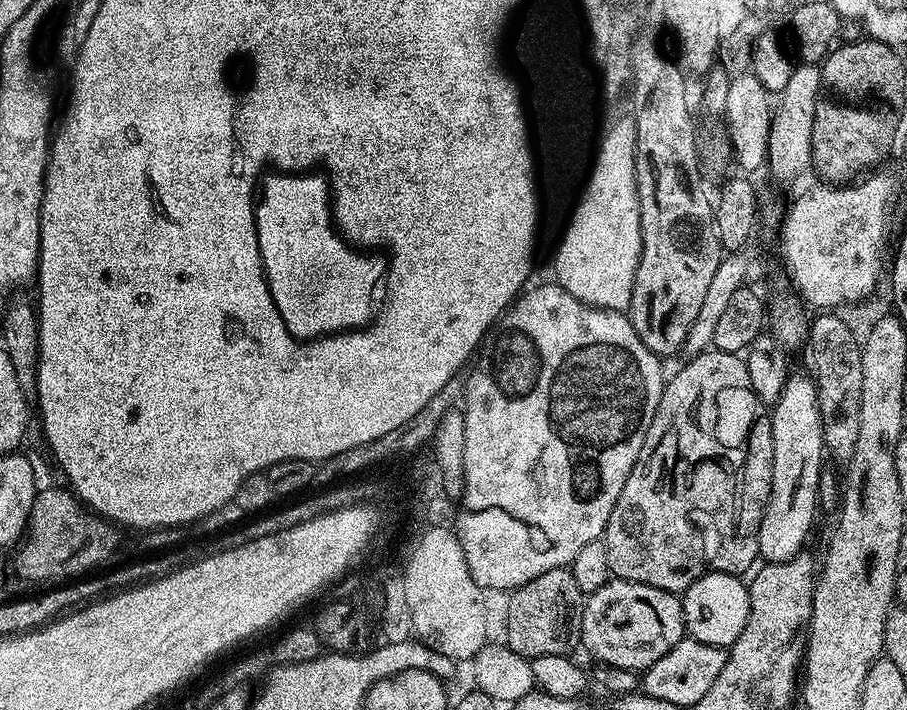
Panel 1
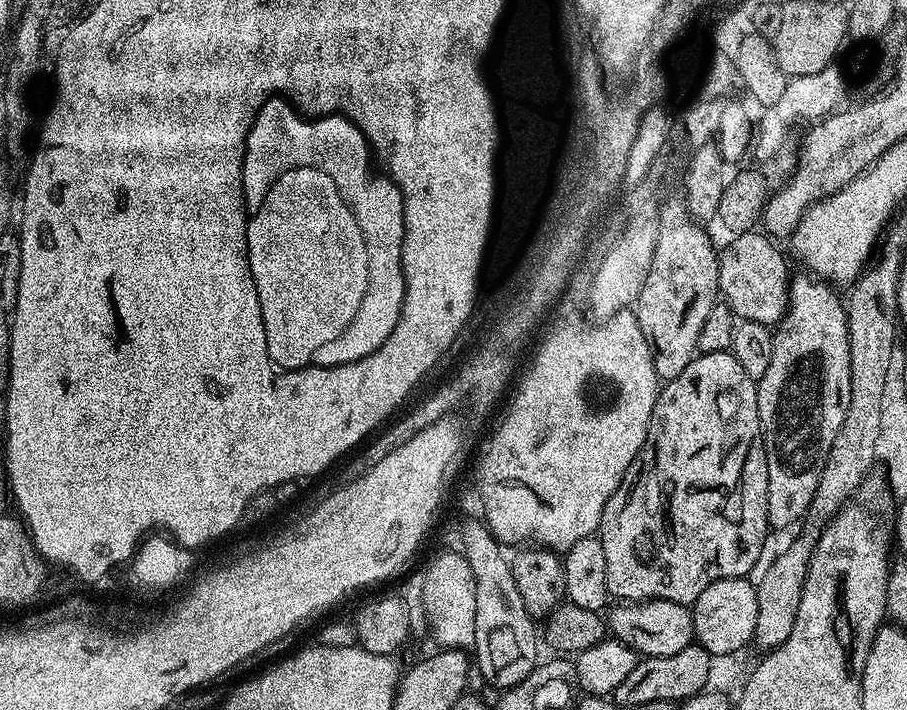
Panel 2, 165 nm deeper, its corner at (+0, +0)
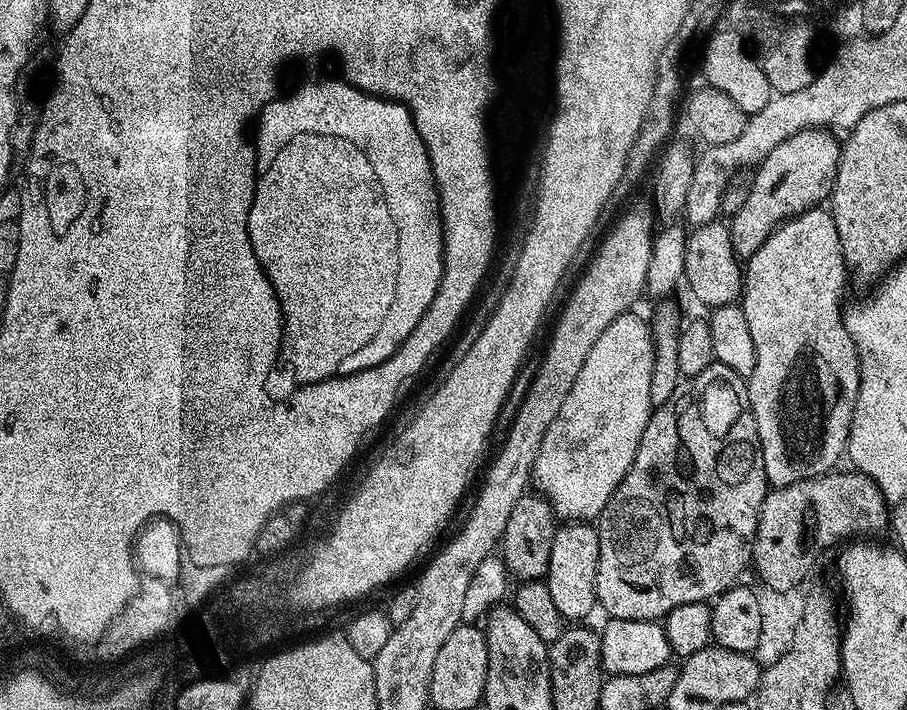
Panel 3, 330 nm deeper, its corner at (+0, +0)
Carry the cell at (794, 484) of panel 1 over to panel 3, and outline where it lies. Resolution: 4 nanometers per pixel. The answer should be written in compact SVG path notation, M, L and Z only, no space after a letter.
M827 207L808 208L801 216L793 216L774 229L762 242L762 246L753 256L747 257L746 267L742 272L742 307L746 314L746 323L750 325L750 336L754 338L756 362L752 375L747 377L748 407L751 423L758 426L760 449L764 459L766 478L772 488L785 488L794 482L809 480L815 476L823 476L833 471L836 464L845 455L848 447L848 435L852 425L852 415L856 405L856 391L860 388L860 357L856 355L856 344L844 325L844 283L850 280L850 273L844 265L842 242L838 238L838 226L834 226L834 218Z

